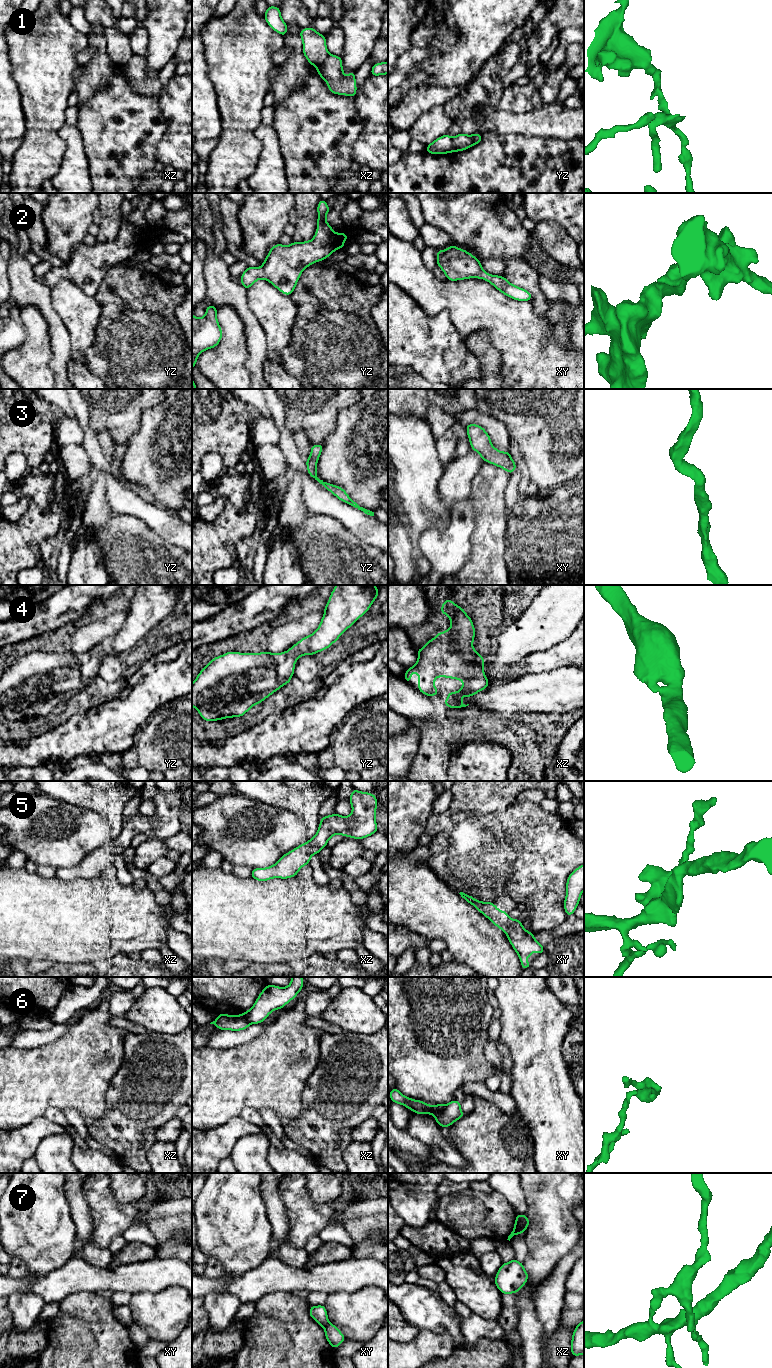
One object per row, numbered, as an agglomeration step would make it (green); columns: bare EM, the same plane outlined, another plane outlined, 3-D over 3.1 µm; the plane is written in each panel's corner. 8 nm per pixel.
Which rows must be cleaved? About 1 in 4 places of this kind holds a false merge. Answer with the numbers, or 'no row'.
1, 6, 7

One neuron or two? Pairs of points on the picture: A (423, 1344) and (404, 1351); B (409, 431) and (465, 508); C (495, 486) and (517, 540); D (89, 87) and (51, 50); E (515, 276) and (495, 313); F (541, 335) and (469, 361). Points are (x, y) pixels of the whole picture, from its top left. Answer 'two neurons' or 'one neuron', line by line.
A: one neuron
B: two neurons
C: two neurons
D: two neurons
E: two neurons
F: two neurons

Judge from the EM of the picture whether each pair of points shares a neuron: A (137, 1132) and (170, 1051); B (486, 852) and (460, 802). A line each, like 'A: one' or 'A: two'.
A: one
B: two

